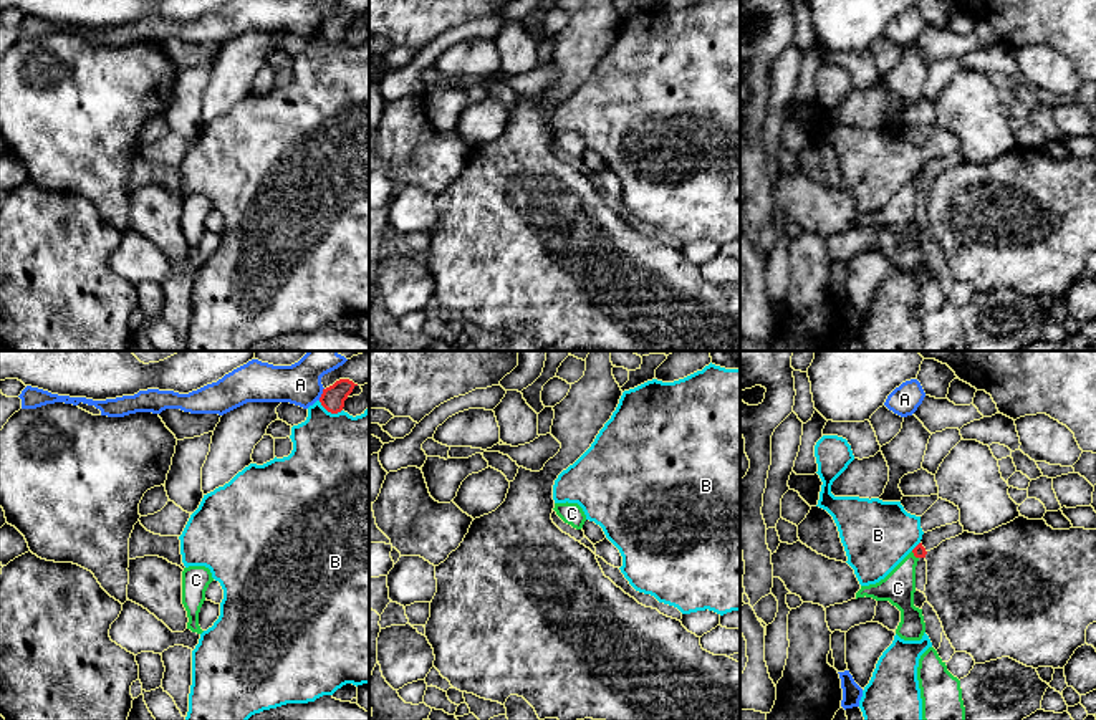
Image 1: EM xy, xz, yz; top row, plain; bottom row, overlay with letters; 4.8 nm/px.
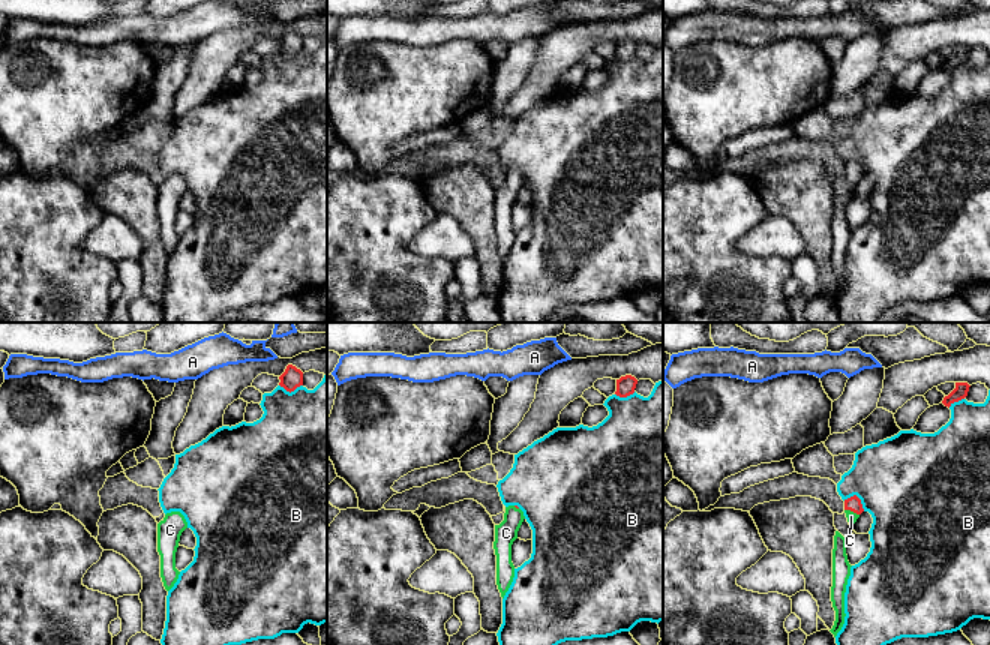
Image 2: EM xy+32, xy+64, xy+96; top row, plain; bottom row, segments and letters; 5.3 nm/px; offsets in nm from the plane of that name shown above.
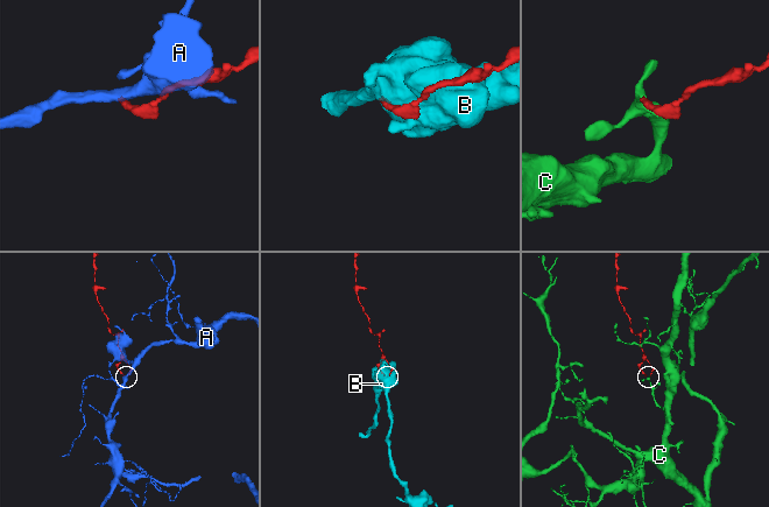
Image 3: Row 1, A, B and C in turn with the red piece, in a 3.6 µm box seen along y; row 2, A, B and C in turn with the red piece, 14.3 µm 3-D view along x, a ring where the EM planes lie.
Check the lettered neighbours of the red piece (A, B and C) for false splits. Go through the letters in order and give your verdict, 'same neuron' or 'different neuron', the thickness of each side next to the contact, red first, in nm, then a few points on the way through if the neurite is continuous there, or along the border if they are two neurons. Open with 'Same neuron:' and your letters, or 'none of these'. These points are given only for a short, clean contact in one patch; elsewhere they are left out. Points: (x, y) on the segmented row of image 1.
Same neuron: C
A: different neuron; calibres 120 and 200 nm
B: different neuron; calibres 120 and 460 nm
C: same neuron; calibres 60 and 160 nm; way yz (919, 552), (914, 555), (898, 588)

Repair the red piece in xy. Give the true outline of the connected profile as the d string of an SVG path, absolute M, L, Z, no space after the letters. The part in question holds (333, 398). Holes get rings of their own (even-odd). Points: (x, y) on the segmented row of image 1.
M349 379L336 381L333 386L323 389L323 394L320 397L321 406L331 414L341 412L344 407L344 401L356 386L358 384Z

